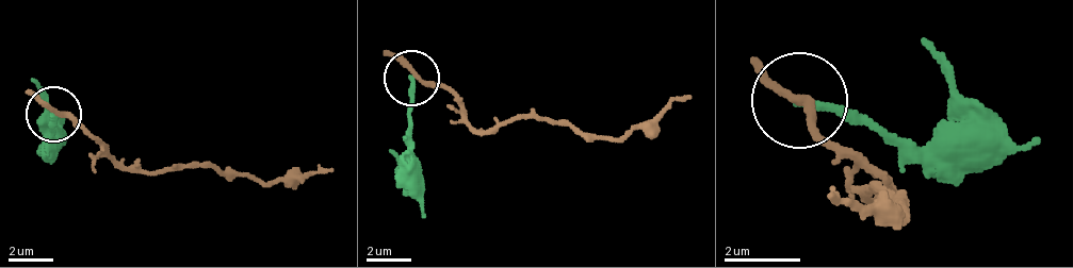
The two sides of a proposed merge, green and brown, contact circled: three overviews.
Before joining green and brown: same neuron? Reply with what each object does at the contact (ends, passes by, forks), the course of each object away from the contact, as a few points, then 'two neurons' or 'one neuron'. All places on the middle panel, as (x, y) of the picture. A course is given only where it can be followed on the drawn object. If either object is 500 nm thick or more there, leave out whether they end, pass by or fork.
green ends; brown passes by; course green (412, 77), (412, 149), (407, 166), (390, 149); course brown (412, 77), (440, 82), (485, 132), (547, 115), (619, 137), (692, 94); two neurons

